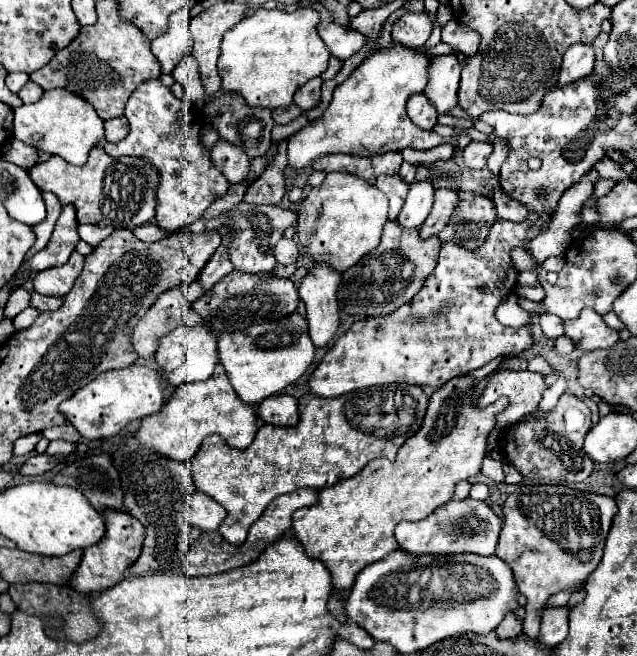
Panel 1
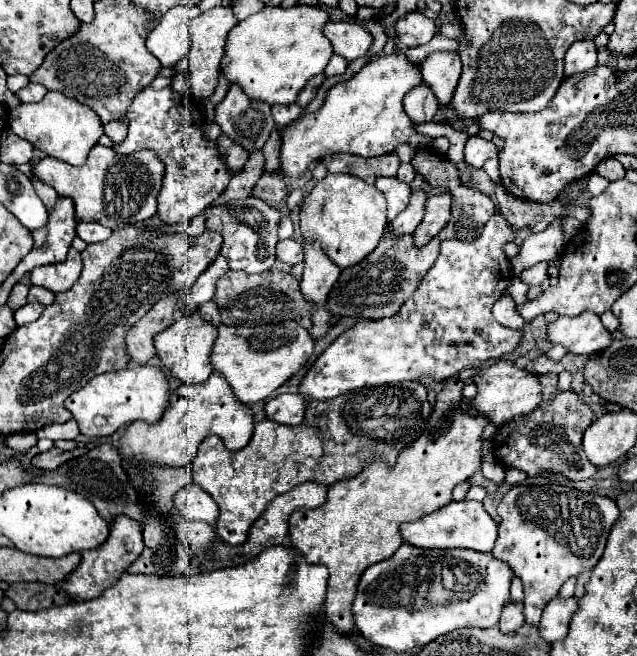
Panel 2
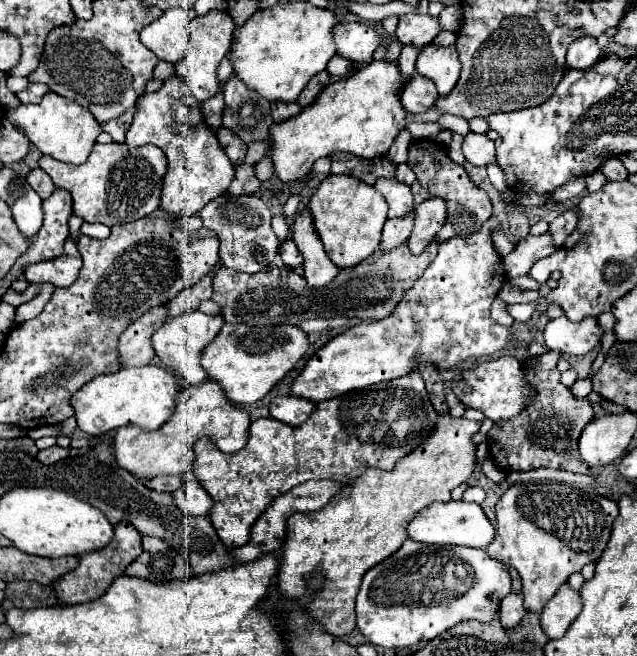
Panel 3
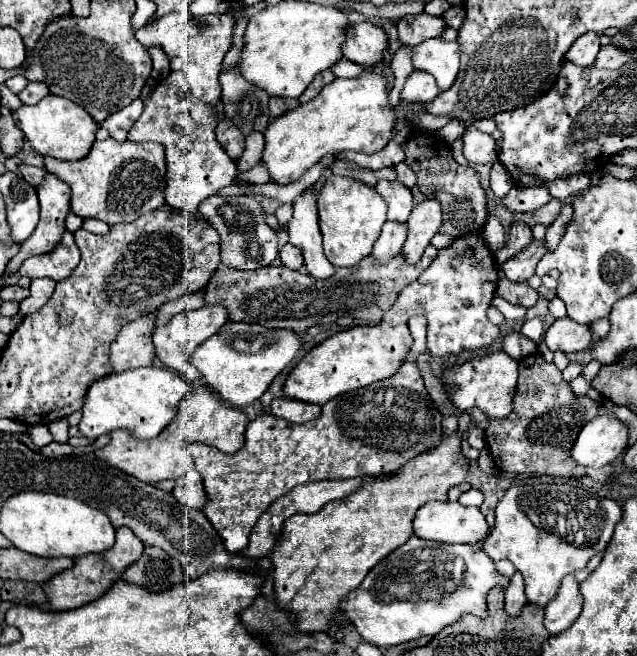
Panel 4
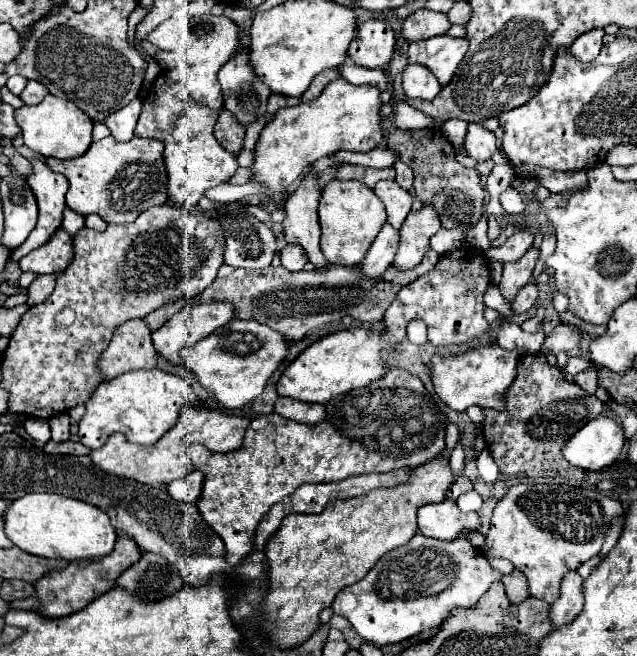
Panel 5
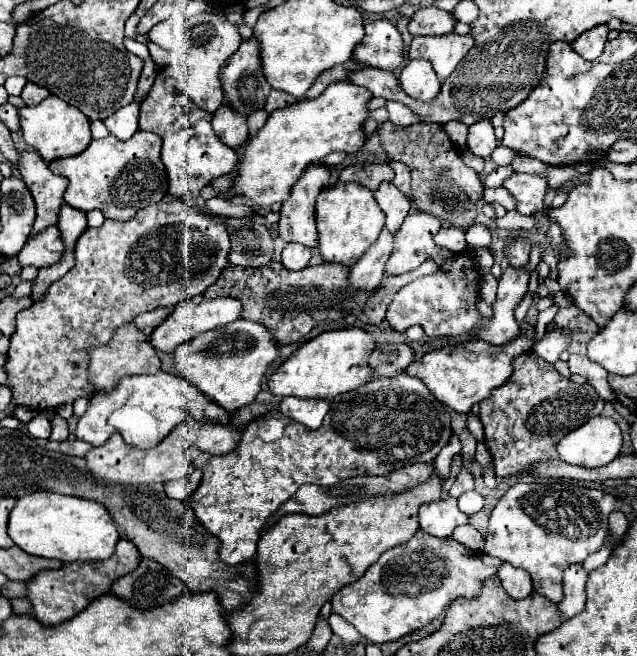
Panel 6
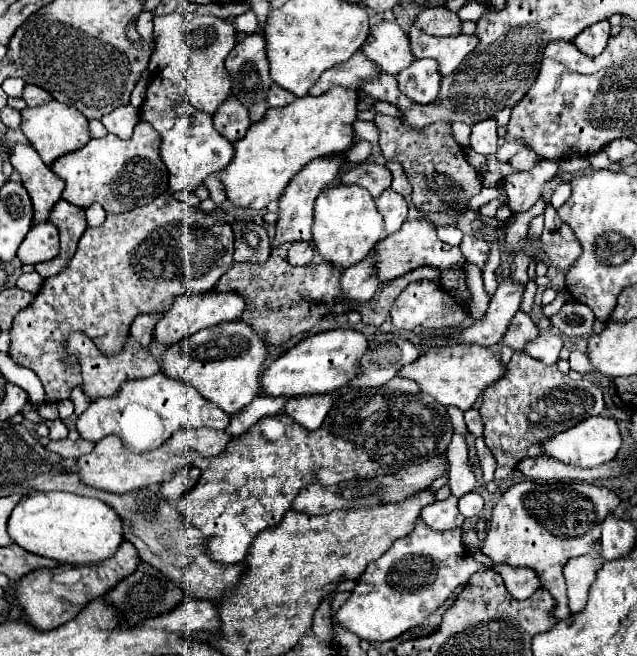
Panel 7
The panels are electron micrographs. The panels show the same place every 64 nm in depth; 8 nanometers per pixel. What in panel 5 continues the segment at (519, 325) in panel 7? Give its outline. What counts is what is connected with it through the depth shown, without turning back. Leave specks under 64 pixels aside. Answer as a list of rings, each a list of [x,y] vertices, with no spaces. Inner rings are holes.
[[[528,282],[528,284],[520,290],[516,302],[512,302],[512,310],[514,310],[516,314],[524,314],[526,310],[530,310],[530,308],[534,306],[536,298],[538,298],[538,288],[536,288],[534,282]],[[478,344],[468,348],[464,354],[456,356],[432,356],[430,360],[430,378],[434,384],[436,396],[456,412],[466,412],[468,406],[476,404],[480,408],[504,408],[502,394],[512,384],[516,376],[516,360],[520,358],[518,350],[504,350],[496,344]]]

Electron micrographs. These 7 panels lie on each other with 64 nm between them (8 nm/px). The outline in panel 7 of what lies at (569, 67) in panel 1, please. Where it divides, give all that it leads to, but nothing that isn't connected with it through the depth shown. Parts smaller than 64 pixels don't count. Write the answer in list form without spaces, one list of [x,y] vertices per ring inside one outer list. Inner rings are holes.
[[[604,20],[604,22],[598,22],[598,24],[592,24],[588,26],[586,30],[582,30],[576,38],[574,38],[574,44],[580,52],[588,54],[588,56],[596,56],[602,52],[602,48],[608,44],[608,38],[610,38],[610,22]]]

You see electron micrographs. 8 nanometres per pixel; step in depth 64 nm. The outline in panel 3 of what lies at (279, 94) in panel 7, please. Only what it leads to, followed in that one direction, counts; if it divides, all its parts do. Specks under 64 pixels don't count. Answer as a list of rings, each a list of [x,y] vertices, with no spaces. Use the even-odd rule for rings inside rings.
[[[282,100],[272,102],[272,118],[274,118],[274,122],[282,122],[282,120],[298,114],[300,110],[302,110],[302,106],[298,102],[282,102]]]

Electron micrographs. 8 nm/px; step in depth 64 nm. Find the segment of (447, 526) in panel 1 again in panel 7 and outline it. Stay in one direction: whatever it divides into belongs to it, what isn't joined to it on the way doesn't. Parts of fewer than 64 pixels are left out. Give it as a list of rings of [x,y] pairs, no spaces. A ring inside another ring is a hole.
[[[448,496],[446,500],[440,500],[440,502],[432,502],[422,510],[420,516],[434,530],[450,530],[450,528],[462,526],[464,516],[458,512],[456,502],[458,500],[454,496]]]

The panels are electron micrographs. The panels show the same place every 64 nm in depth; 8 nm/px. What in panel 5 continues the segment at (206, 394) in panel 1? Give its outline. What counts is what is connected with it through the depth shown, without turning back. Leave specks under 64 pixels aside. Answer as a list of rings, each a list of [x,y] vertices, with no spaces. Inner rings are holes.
[[[208,406],[204,410],[184,408],[184,412],[182,412],[180,420],[176,422],[176,426],[172,428],[172,432],[164,434],[154,446],[144,448],[144,446],[128,444],[124,434],[112,434],[102,448],[90,452],[90,458],[92,458],[92,464],[106,474],[114,474],[114,476],[136,480],[136,482],[150,484],[150,486],[160,486],[160,484],[168,484],[176,478],[182,478],[192,470],[192,462],[186,454],[188,444],[202,444],[210,452],[220,452],[220,454],[232,452],[232,450],[240,448],[246,426],[248,426],[246,418],[218,412],[214,406]]]

